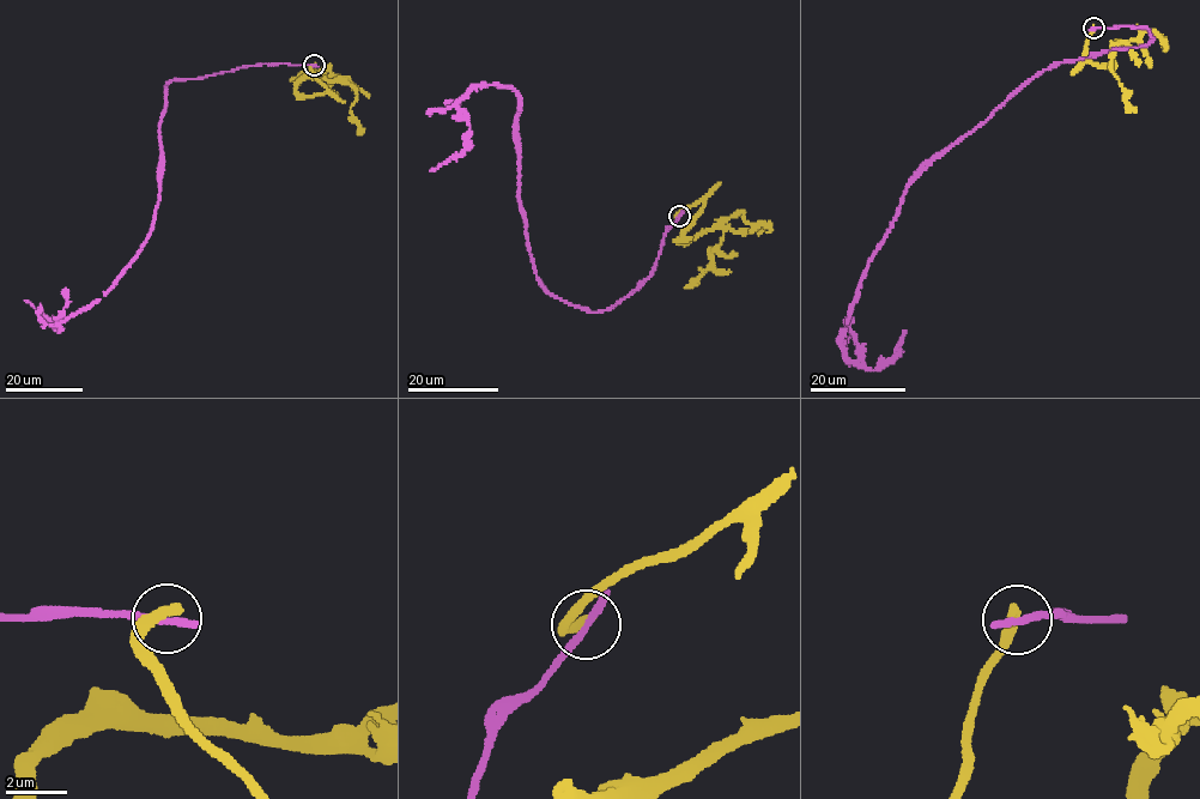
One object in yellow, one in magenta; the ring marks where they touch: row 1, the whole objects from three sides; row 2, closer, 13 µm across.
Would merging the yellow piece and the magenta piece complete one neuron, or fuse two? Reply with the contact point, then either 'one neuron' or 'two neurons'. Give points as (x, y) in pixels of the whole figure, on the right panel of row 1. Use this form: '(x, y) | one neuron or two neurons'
(1094, 28) | two neurons

